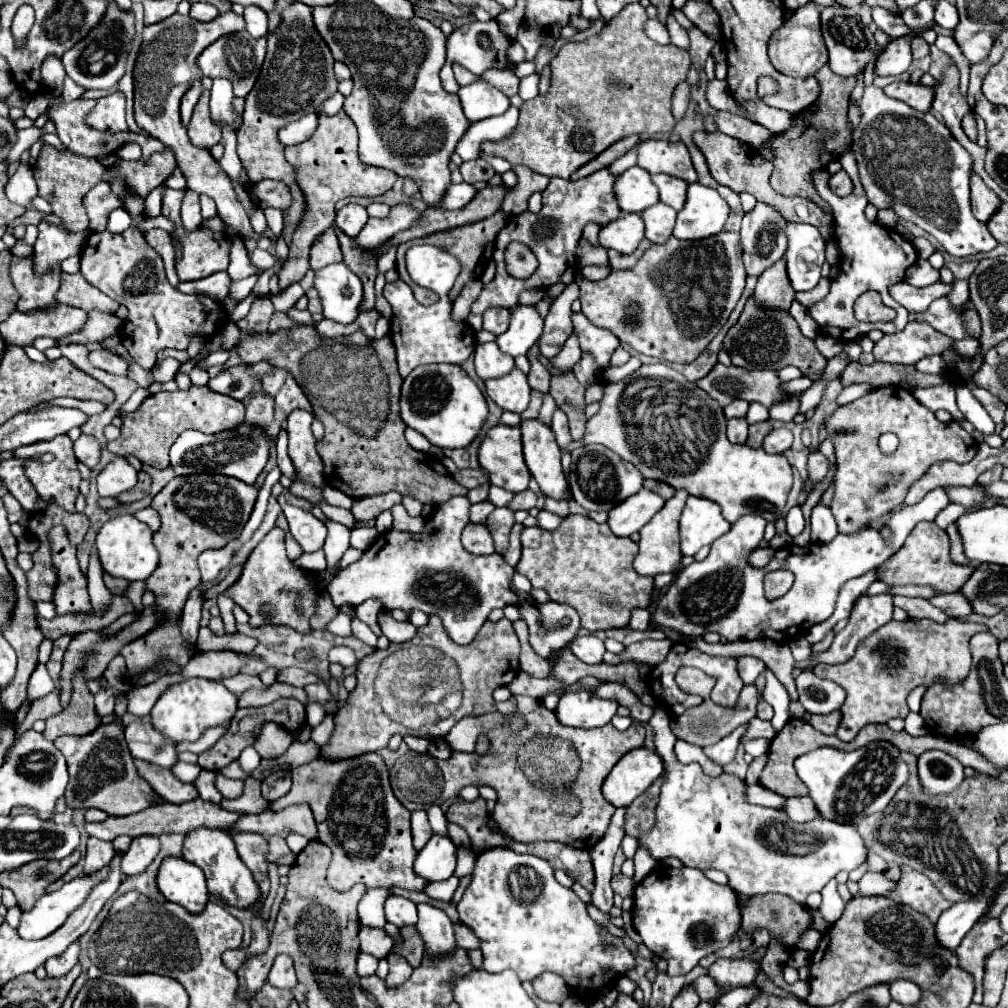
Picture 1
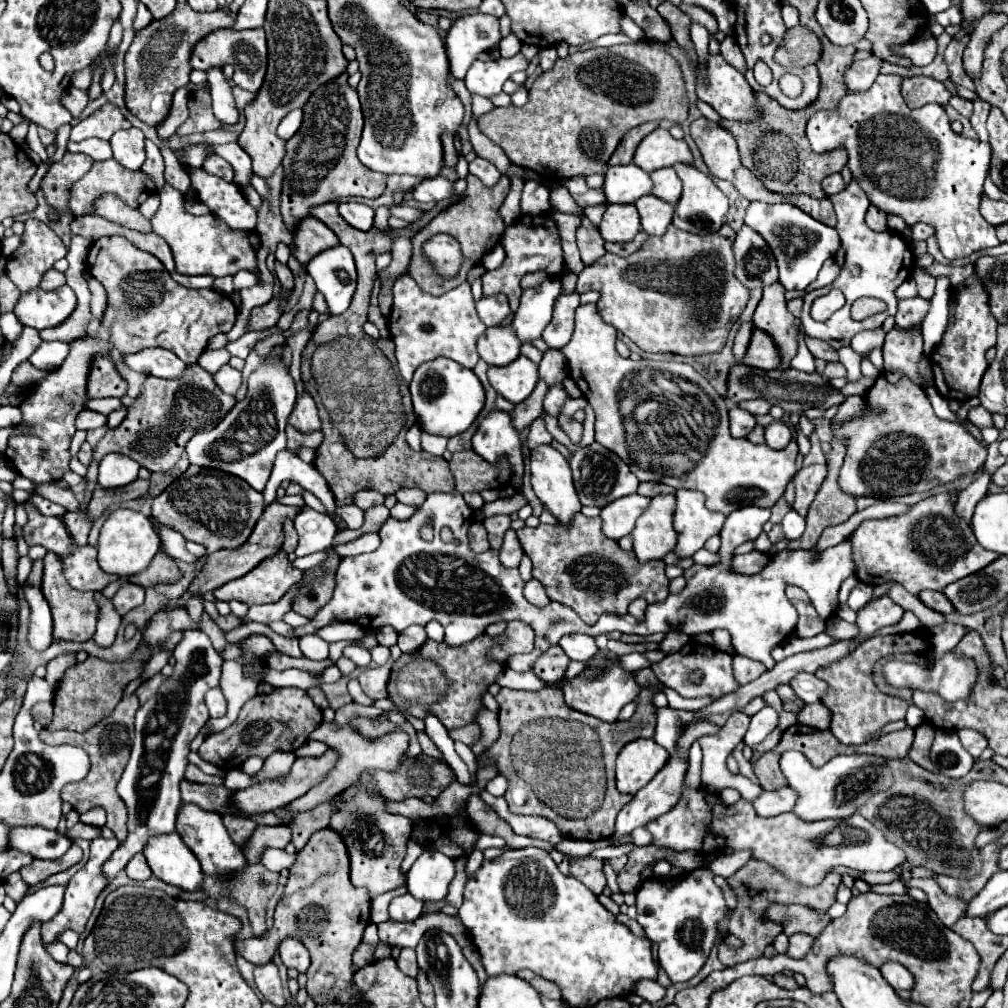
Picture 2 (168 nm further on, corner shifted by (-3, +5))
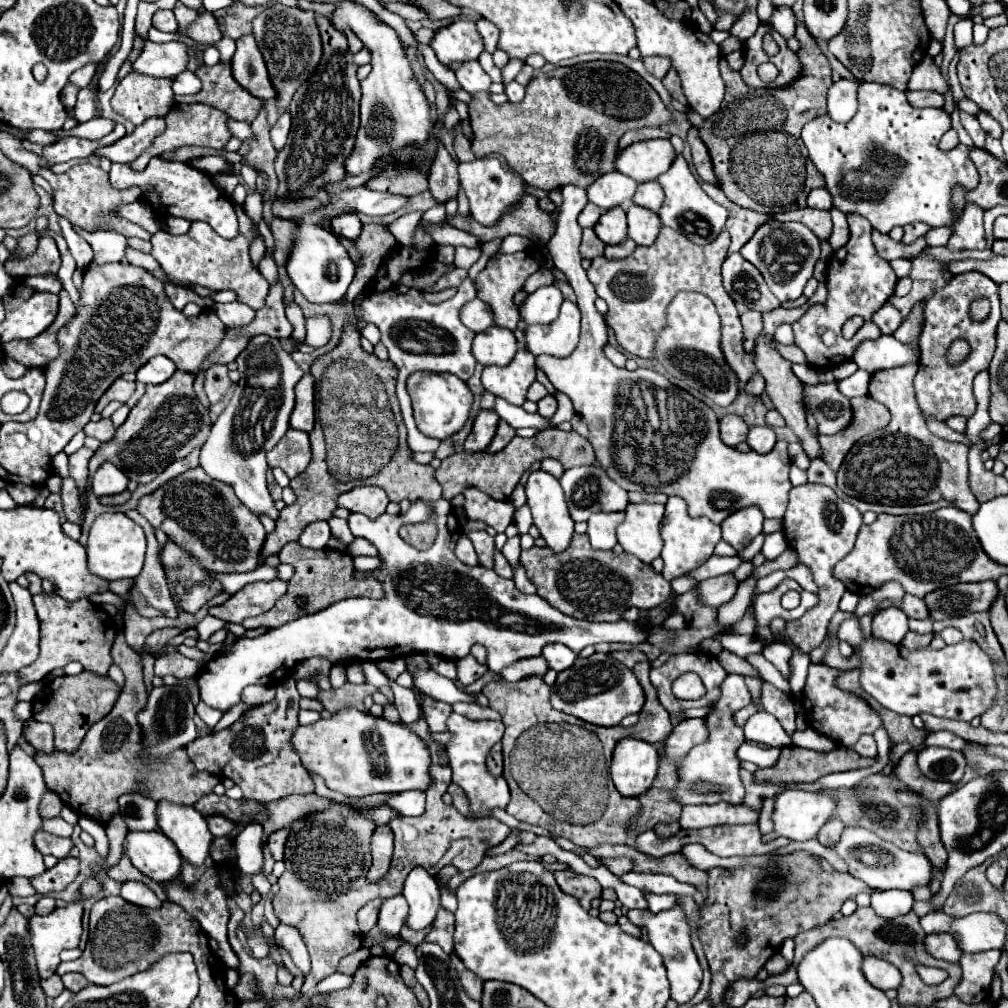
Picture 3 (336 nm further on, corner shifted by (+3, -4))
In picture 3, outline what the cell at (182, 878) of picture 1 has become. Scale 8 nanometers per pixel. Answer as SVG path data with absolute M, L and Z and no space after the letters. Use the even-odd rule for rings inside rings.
M128 832L124 850L132 864L150 880L164 884L180 876L182 858L176 846L160 832Z

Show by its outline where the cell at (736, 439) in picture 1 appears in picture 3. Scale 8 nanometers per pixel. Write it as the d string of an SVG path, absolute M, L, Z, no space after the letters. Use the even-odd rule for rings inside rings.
M728 414L720 420L720 438L728 444L728 446L736 446L740 442L744 442L748 436L748 426L746 422L736 416L736 414Z

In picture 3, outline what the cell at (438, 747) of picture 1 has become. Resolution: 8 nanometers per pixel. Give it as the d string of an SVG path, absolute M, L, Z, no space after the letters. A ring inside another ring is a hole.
M390 680L392 692L394 692L394 706L400 715L400 721L405 724L416 722L420 718L420 706L416 702L416 696L410 688L398 686L394 680Z

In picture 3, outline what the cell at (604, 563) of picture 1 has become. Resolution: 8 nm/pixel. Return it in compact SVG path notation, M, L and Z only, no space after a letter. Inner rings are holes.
M574 532L570 546L560 554L548 550L548 546L532 546L530 550L522 550L520 564L524 566L528 578L536 584L540 598L566 616L582 620L616 622L630 606L652 610L666 602L672 594L670 584L662 578L662 574L654 572L650 564L640 562L636 556L626 552L616 556L614 552L594 550L588 534L578 532Z

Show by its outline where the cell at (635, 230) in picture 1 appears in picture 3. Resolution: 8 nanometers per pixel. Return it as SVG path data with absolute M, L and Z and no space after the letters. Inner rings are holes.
M612 208L600 216L600 220L594 226L596 236L604 244L618 244L628 238L628 226L626 226L626 212L622 208Z

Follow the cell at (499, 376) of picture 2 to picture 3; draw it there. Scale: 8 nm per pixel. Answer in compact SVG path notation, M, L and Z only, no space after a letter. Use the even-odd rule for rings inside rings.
M520 348L516 352L514 360L508 366L504 366L504 368L488 366L482 372L484 388L514 406L524 404L526 392L528 392L530 384L534 382L534 378L536 378L534 356L524 348Z

